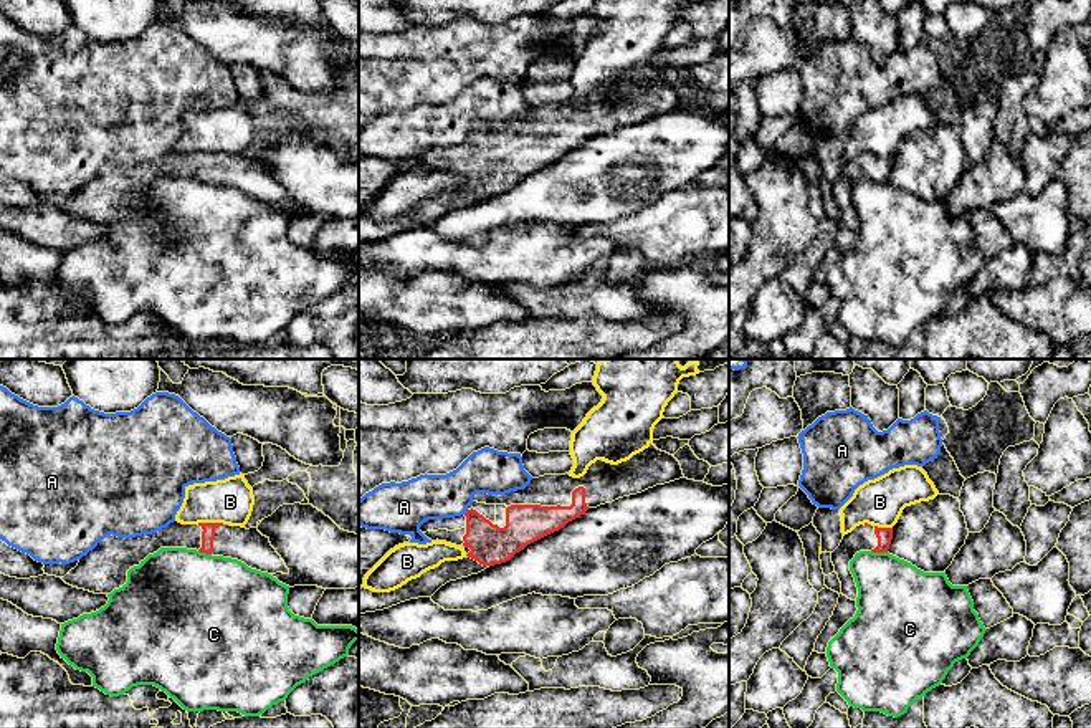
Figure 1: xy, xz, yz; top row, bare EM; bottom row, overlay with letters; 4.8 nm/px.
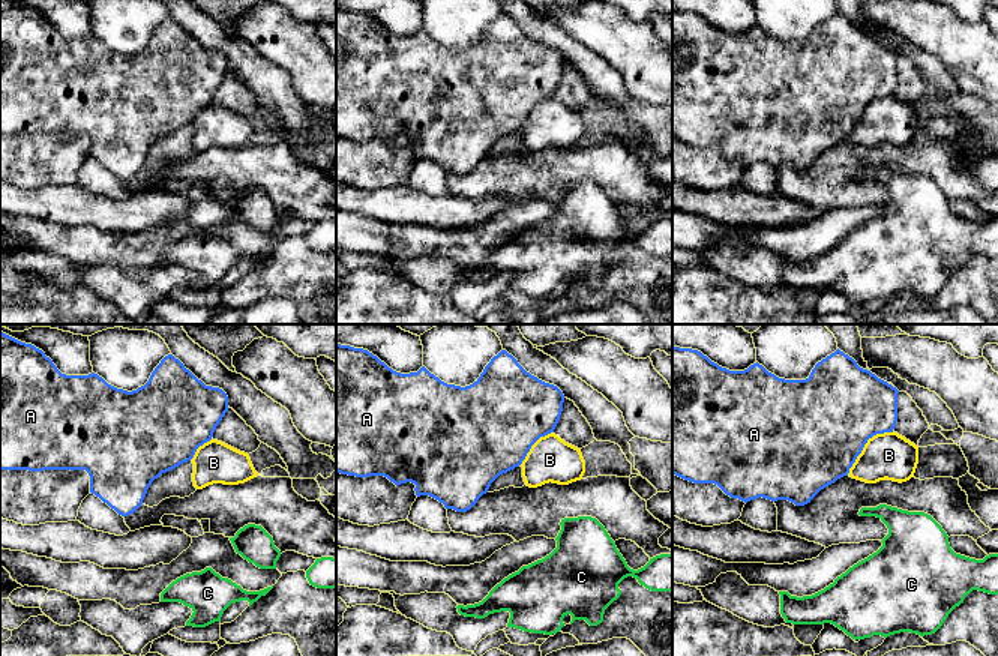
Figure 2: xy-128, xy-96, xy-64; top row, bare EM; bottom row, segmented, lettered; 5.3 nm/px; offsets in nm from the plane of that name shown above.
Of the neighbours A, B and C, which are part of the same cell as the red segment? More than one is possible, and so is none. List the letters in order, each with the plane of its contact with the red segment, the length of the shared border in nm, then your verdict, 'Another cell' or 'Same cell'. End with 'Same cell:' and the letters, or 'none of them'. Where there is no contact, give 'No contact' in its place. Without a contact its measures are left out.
A: Touches red in xz. Shared border 40 nm. Another cell
B: Touches red in xy. Shared border 140 nm. Another cell
C: Touches red in yz. Shared border 80 nm. Another cell
Same cell: none of them

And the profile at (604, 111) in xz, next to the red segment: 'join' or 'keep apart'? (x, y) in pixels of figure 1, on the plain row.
join

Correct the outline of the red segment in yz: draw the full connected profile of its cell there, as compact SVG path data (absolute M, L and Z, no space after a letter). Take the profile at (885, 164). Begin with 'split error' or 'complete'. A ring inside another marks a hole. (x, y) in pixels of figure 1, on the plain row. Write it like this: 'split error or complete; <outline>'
split error; M860 154L845 164L840 175L831 182L835 202L841 212L841 223L851 230L858 227L858 217L850 200L850 190L860 180L888 182L893 169L893 157L878 157Z

